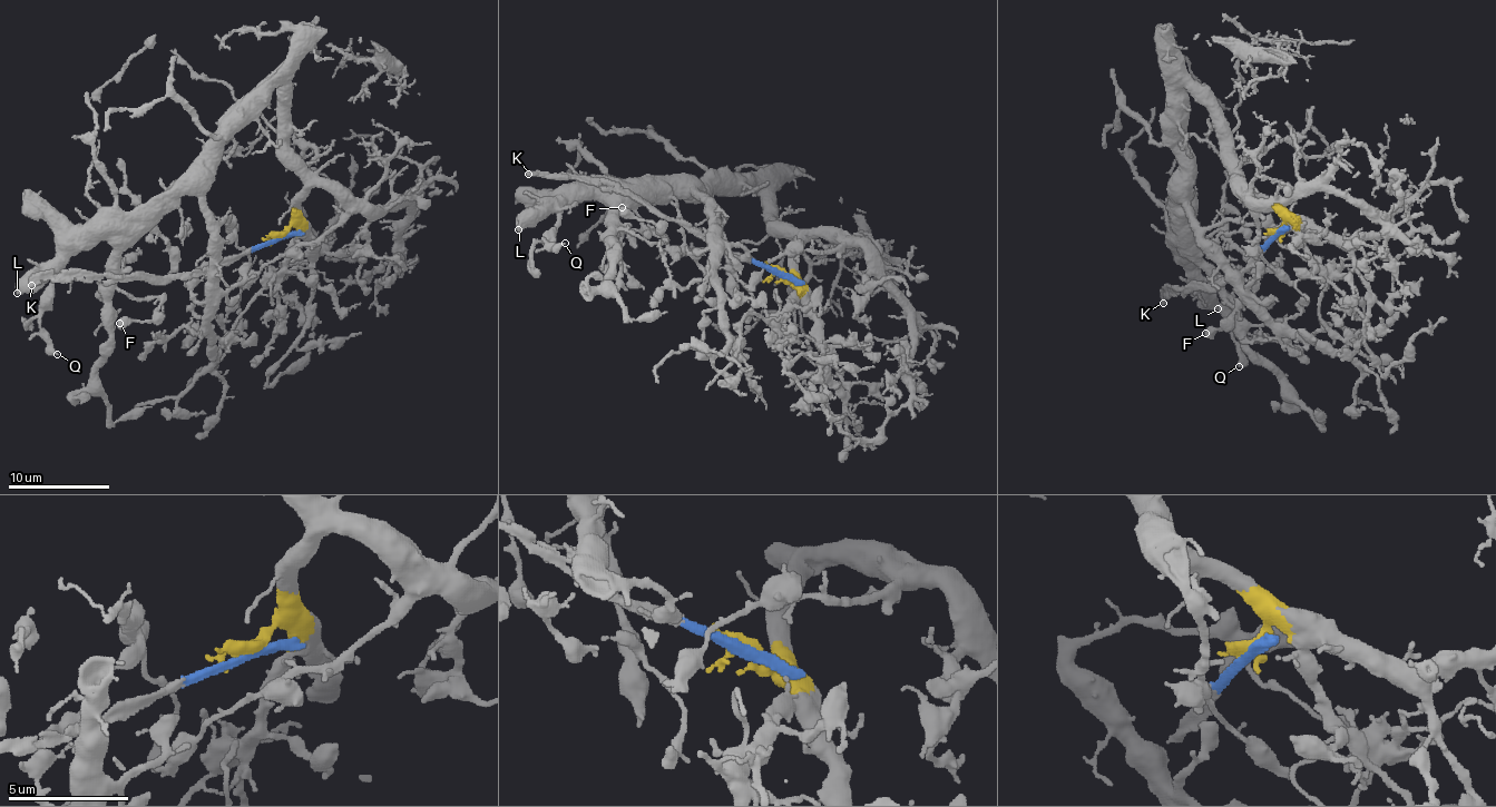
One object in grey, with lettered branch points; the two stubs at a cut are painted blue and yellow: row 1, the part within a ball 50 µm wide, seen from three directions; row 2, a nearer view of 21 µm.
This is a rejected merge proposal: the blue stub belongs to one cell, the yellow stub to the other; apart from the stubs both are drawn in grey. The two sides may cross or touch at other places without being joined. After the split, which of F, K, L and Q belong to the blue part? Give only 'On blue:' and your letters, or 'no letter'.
On blue: K

